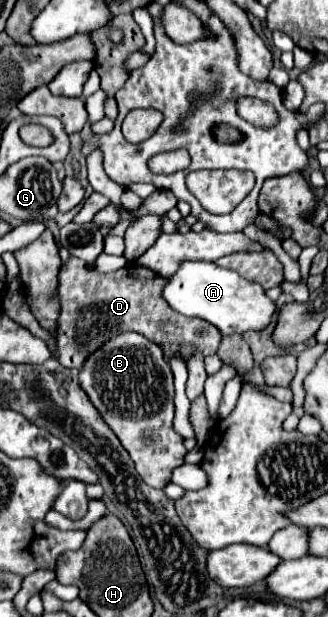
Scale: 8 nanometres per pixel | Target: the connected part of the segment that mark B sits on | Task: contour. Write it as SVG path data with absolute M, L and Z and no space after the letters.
M136 332L120 334L86 360L80 384L132 456L142 480L156 490L170 482L170 474L182 464L186 448L172 428L174 384L162 348L152 342L146 346L146 338Z

